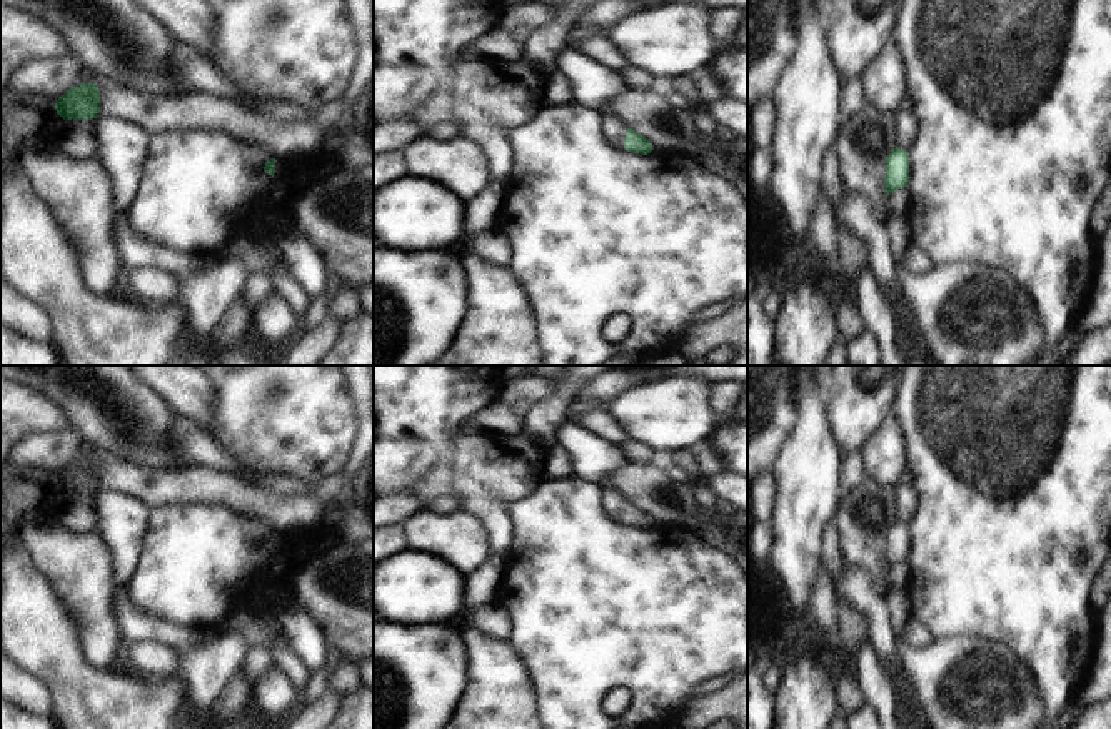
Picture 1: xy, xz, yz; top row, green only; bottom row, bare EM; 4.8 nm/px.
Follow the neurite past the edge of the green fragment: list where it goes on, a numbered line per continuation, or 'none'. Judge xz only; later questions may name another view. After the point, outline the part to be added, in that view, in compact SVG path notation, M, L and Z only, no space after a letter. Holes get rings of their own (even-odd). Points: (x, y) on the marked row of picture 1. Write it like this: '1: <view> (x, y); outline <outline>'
1: xz (614, 129); outline M604 115L602 118L602 135L619 150L626 150L624 138L627 128L629 127L617 117Z

